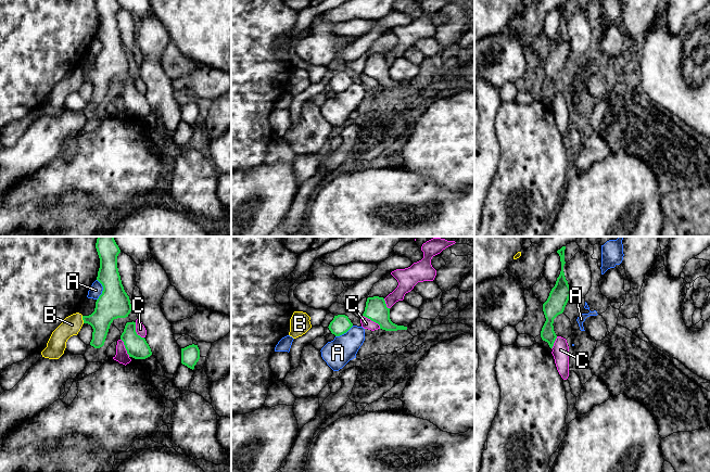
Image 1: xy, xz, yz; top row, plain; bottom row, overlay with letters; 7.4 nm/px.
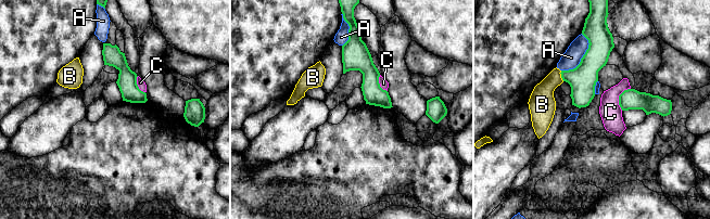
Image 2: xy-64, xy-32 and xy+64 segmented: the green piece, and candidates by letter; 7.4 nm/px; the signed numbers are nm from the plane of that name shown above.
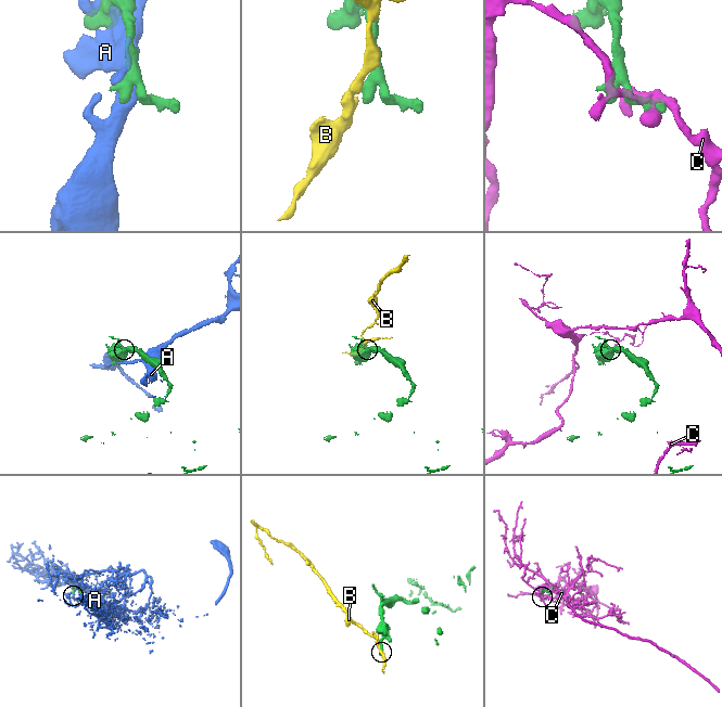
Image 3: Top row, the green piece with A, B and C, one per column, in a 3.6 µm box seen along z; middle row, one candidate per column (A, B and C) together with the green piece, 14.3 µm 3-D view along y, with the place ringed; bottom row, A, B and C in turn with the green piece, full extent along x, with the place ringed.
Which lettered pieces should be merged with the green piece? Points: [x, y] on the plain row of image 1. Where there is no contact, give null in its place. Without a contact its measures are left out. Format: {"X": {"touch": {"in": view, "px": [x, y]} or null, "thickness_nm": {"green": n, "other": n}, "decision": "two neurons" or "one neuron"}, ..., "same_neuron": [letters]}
{"A": {"touch": {"in": "xy", "px": [103, 47]}, "thickness_nm": {"green": 220, "other": 90}, "decision": "two neurons"}, "B": {"touch": {"in": "xy", "px": [83, 76]}, "thickness_nm": {"green": 220, "other": 140}, "decision": "two neurons"}, "C": {"touch": {"in": "xz", "px": [372, 77]}, "thickness_nm": {"green": 170, "other": 80}, "decision": "two neurons"}, "same_neuron": []}

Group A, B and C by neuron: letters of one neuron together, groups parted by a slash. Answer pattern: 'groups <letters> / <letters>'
groups A / B / C

